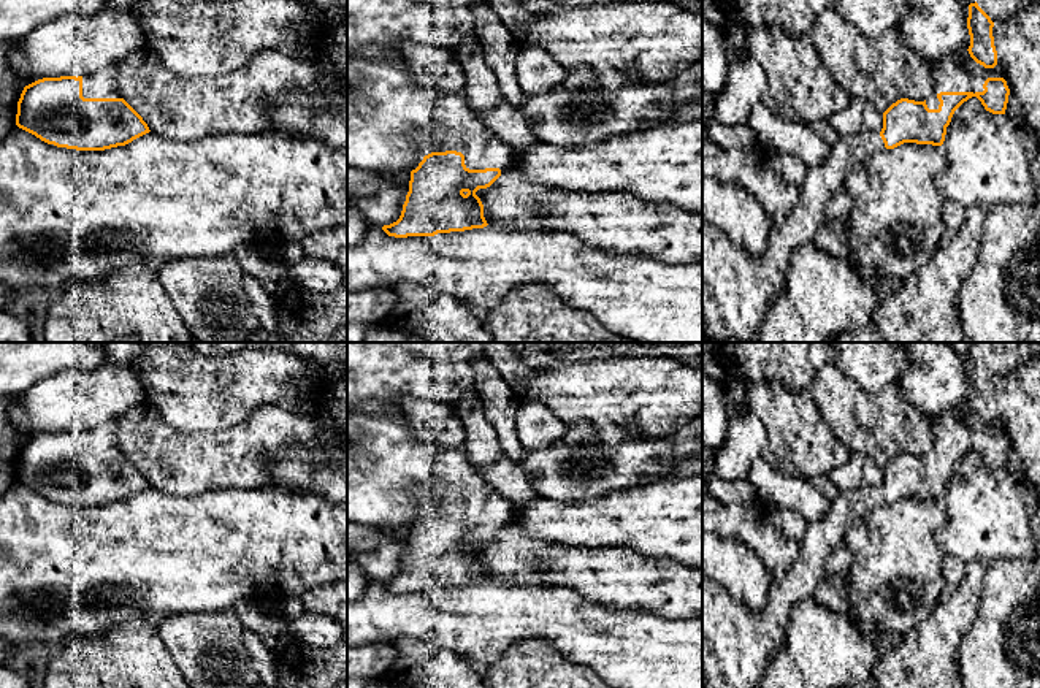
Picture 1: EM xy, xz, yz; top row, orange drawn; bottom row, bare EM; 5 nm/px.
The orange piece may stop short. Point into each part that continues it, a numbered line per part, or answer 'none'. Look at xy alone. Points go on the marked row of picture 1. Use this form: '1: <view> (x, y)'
1: xy (103, 83)

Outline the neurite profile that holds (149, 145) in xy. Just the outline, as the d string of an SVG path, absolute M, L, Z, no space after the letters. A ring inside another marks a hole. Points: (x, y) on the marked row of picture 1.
M16 127L0 141L0 282L13 292L48 290L55 292L65 284L90 282L133 263L159 266L178 258L212 258L233 254L241 246L263 249L279 247L287 241L303 241L320 230L347 227L347 149L328 147L314 138L296 138L279 132L265 133L216 133L203 140L182 143L157 133L146 133L125 146L105 151L76 151L57 147Z

